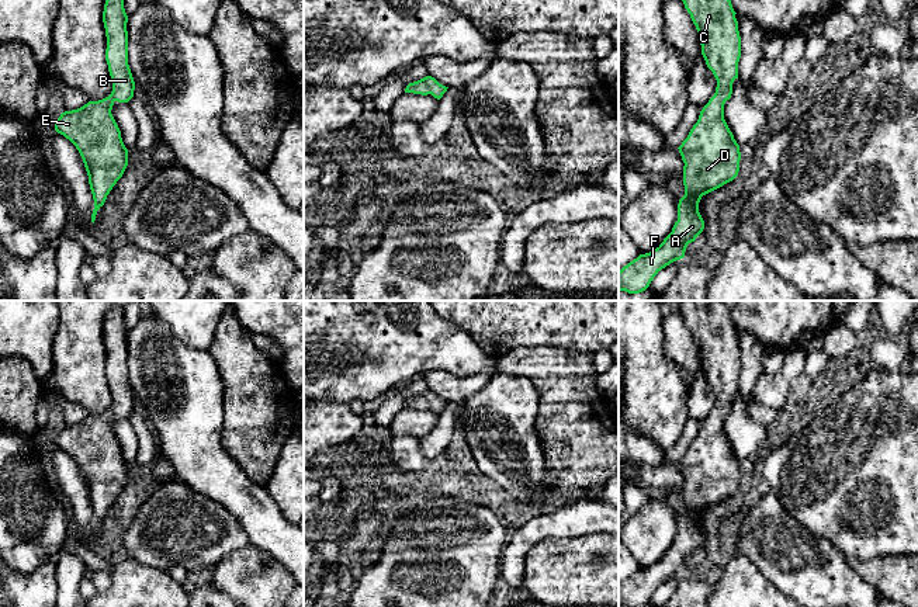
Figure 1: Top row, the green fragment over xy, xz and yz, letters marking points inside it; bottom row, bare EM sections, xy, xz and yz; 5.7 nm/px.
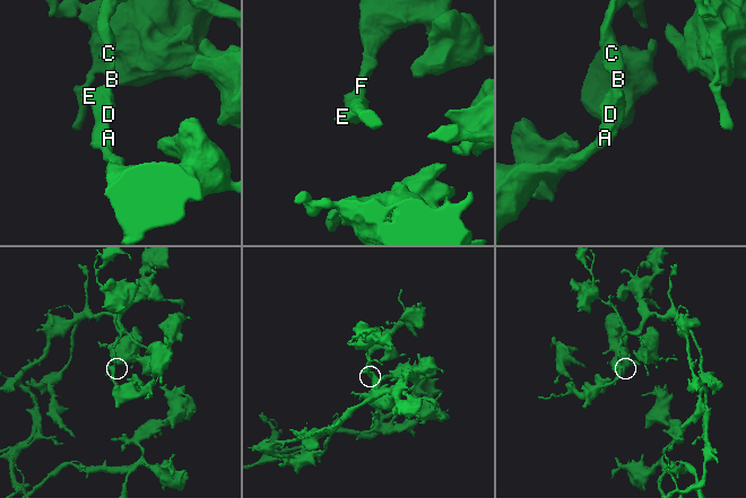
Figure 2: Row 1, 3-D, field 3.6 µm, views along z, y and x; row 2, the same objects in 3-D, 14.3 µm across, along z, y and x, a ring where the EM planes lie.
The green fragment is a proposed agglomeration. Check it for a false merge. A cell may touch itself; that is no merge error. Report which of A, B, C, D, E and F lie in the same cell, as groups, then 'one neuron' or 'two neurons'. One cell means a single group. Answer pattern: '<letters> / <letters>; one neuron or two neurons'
A B C D E F; one neuron

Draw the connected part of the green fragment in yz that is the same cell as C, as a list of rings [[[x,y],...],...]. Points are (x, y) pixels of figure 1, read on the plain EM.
[[[680,301],[679,313],[683,316],[685,323],[696,340],[702,370],[717,395],[717,402],[714,410],[700,426],[699,434],[690,444],[687,452],[678,462],[685,478],[685,510],[678,518],[678,535],[672,547],[657,563],[640,569],[619,586],[619,606],[626,607],[645,606],[662,583],[685,572],[687,559],[694,556],[704,544],[704,535],[699,527],[702,511],[732,496],[739,486],[739,459],[724,434],[724,419],[731,413],[732,398],[738,393],[738,377],[741,372],[737,327],[723,301]]]

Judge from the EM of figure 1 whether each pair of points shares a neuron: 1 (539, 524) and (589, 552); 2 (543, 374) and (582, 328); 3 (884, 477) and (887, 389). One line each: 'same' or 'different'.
1: different
2: different
3: same

